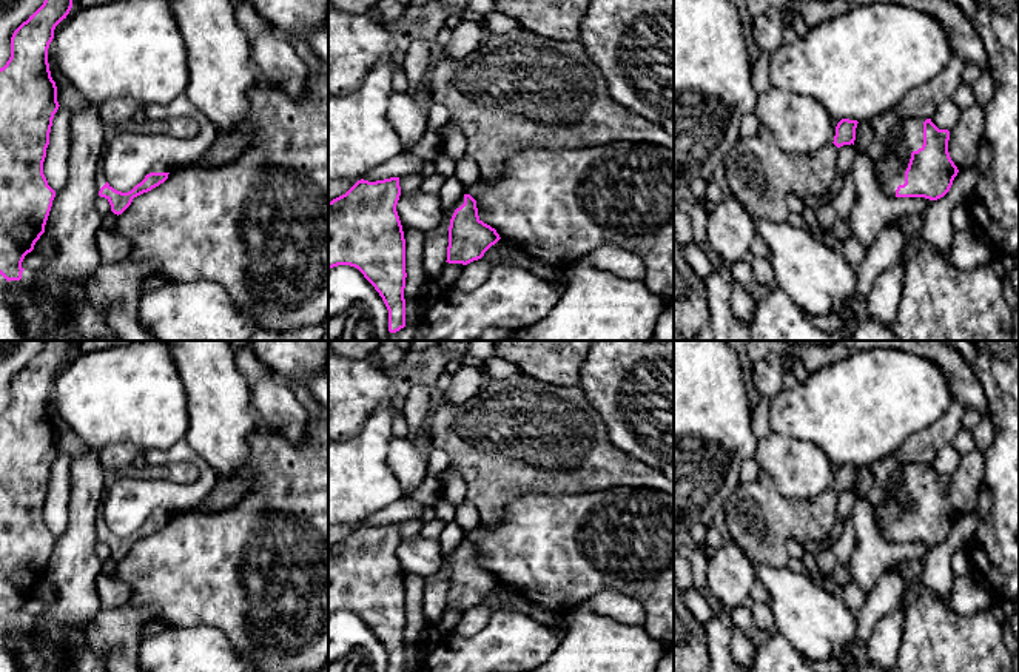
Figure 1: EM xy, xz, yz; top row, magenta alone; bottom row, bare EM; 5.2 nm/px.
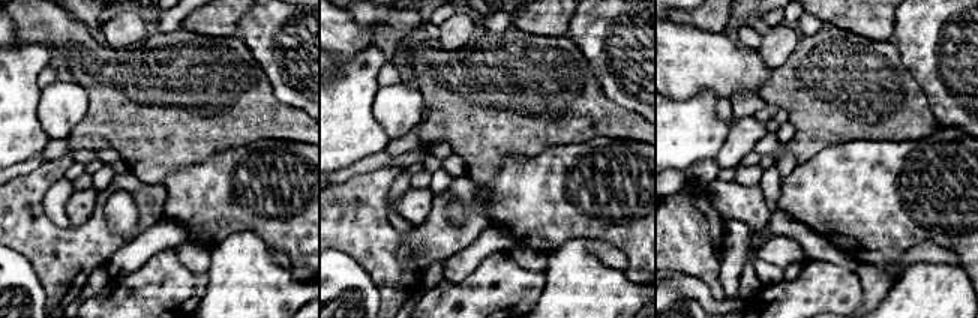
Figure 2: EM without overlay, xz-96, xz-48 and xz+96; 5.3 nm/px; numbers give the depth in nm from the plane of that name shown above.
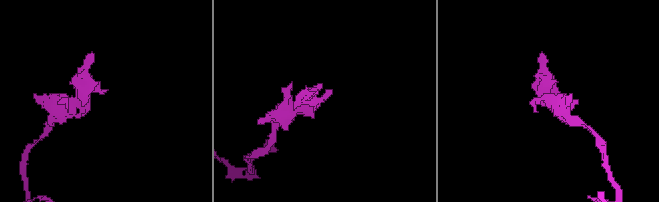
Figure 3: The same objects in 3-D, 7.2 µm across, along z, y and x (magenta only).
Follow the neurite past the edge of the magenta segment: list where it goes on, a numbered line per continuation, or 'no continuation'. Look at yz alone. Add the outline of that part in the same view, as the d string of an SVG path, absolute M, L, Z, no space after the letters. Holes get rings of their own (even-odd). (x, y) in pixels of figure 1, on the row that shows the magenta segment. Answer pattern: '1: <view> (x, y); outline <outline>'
1: yz (913, 128); outline M925 117L903 120L903 150L908 153L917 151L923 145L923 122Z

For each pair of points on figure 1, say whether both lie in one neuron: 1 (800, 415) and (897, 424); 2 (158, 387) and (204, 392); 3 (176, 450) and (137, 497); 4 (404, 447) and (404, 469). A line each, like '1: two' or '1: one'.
1: one
2: two
3: one
4: one

